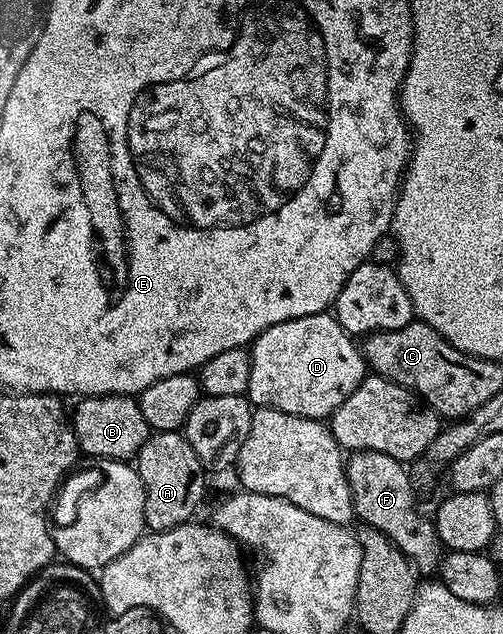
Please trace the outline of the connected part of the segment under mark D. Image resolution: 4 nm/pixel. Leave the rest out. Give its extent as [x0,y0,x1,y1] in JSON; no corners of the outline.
[245,312,368,418]

